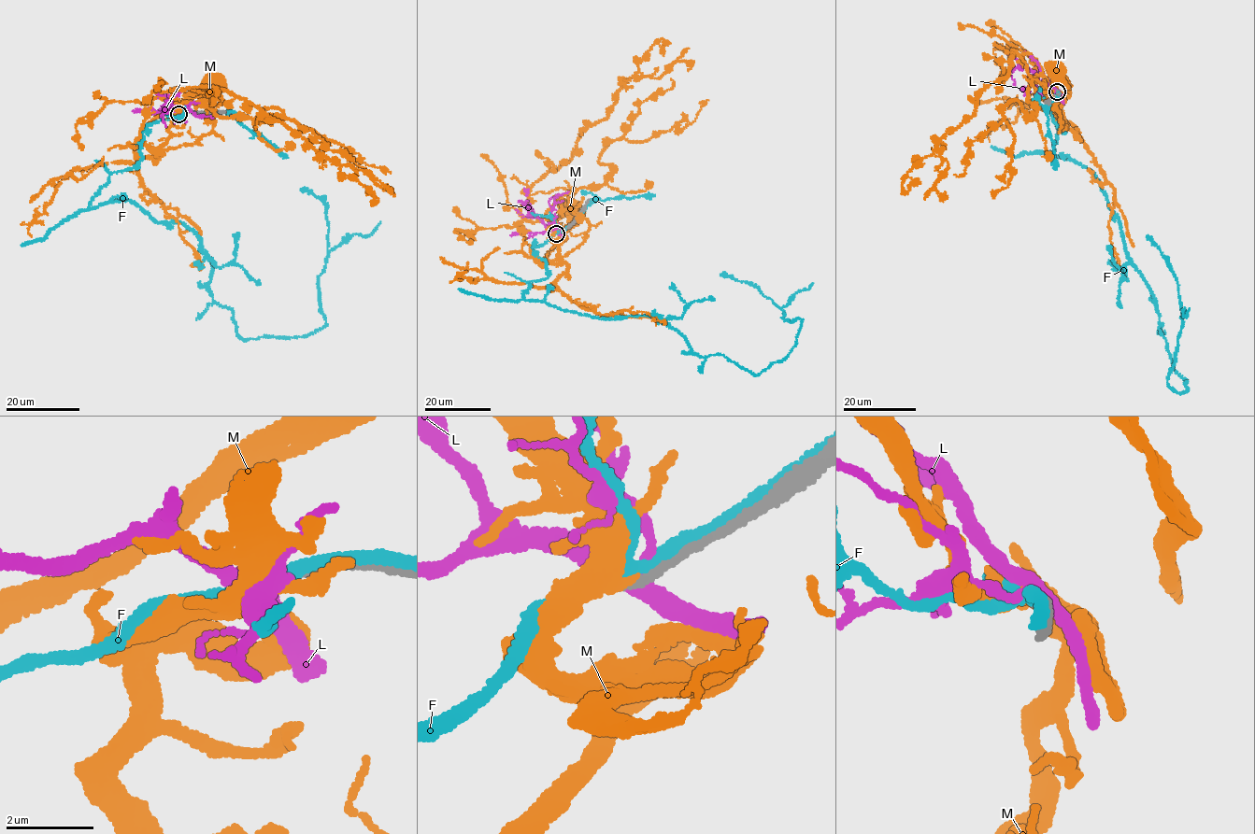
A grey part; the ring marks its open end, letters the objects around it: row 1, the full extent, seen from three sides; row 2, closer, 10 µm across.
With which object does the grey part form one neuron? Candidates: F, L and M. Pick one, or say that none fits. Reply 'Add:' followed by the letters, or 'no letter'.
Add: no letter

